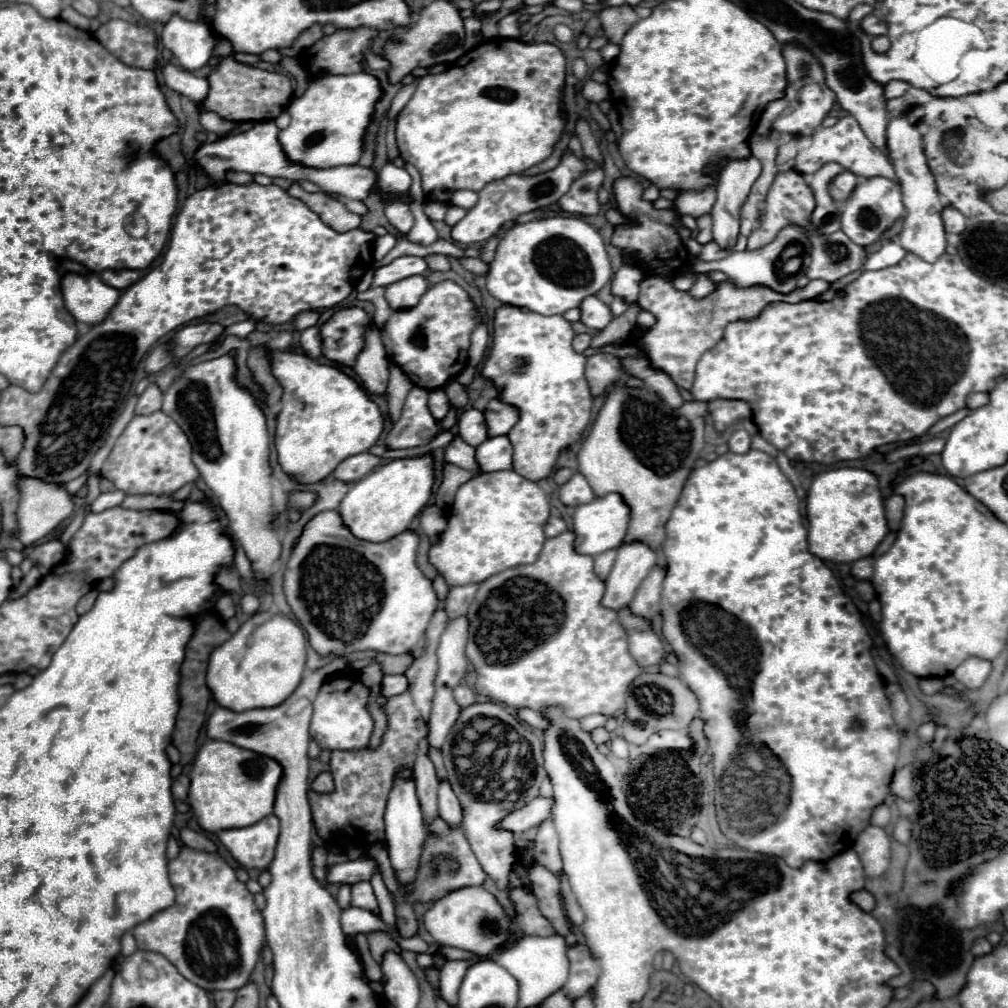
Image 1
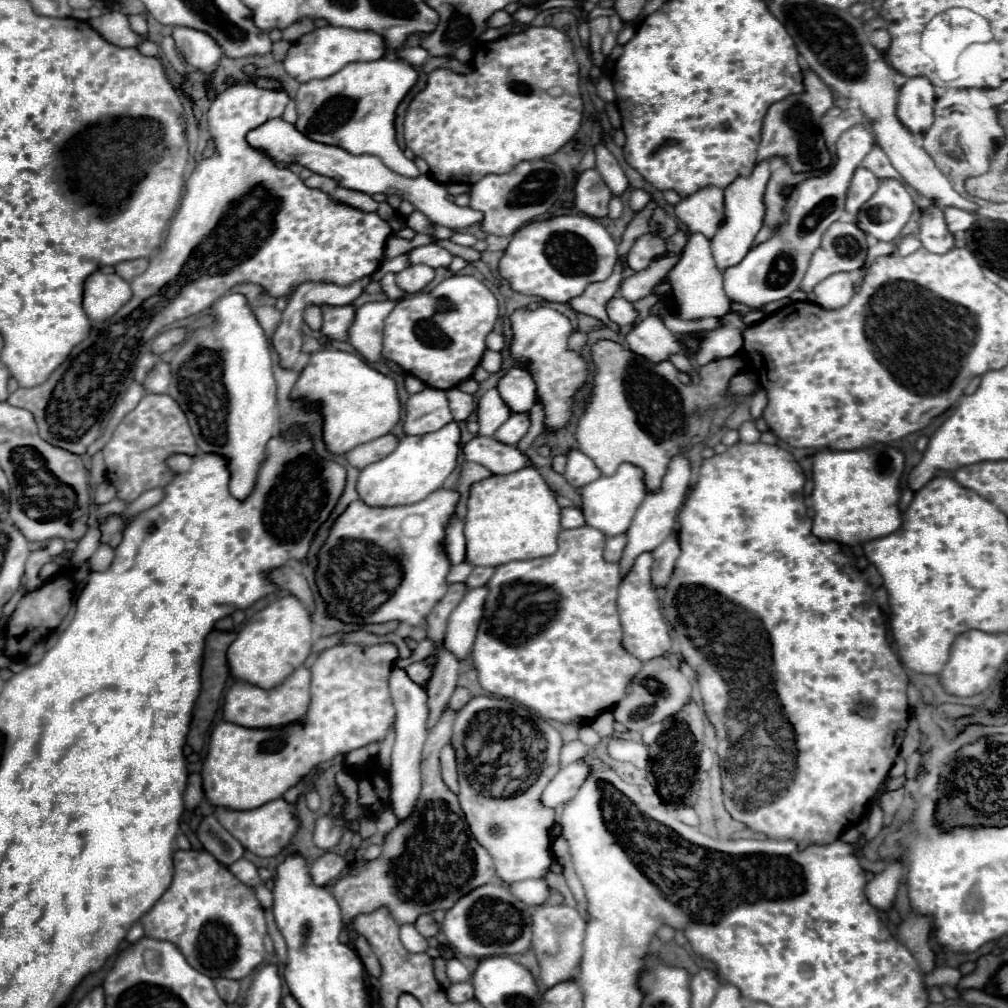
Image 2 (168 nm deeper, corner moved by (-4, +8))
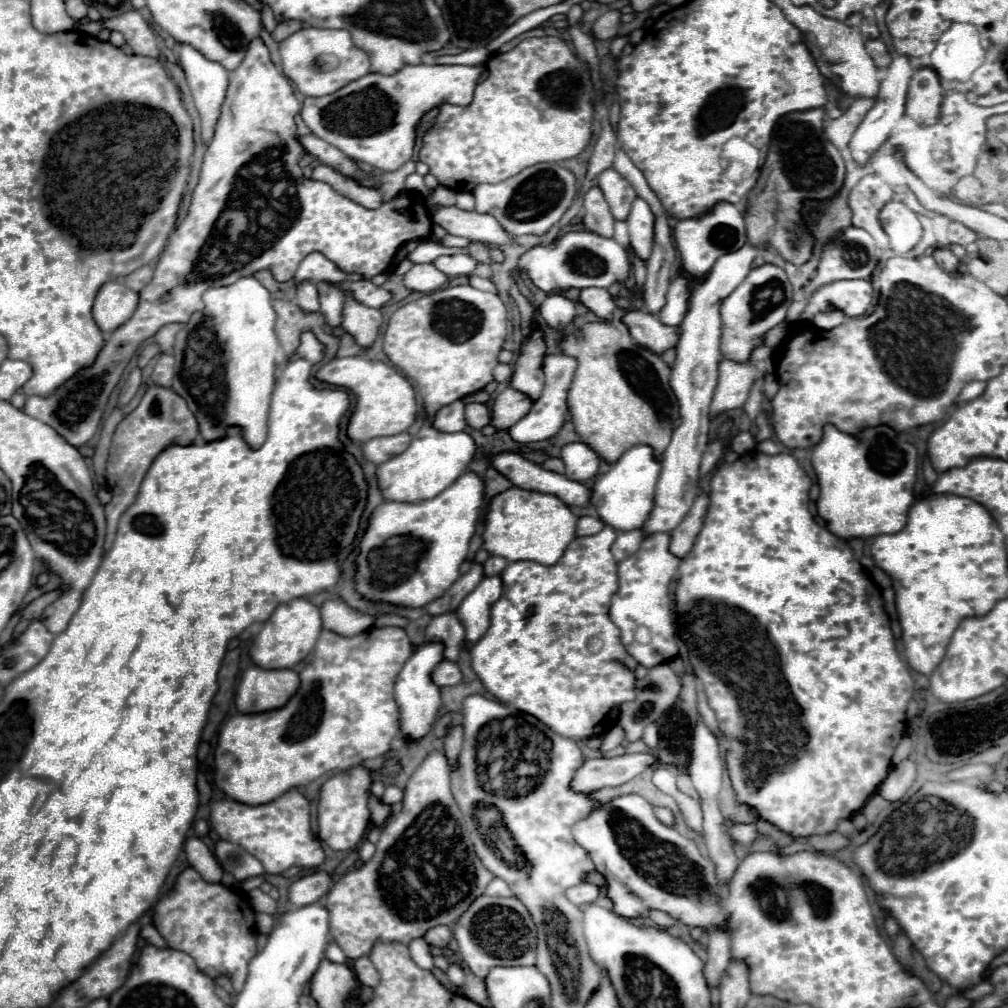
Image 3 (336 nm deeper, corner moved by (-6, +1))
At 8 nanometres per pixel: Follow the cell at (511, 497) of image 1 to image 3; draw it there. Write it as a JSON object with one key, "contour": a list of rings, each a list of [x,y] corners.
{"contour":[[[514,486],[508,494],[498,494],[490,502],[482,536],[484,548],[510,562],[534,560],[538,564],[556,564],[568,544],[576,538],[576,522],[578,516],[558,496],[536,494]]]}

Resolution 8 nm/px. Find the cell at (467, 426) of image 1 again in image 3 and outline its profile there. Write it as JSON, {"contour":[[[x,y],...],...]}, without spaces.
{"contour":[[[516,388],[502,390],[492,406],[492,426],[496,426],[498,430],[508,430],[528,414],[532,404],[534,402]]]}

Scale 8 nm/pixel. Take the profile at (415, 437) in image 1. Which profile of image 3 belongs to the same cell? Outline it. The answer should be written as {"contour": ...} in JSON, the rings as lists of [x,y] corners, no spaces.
{"contour":[[[456,400],[452,406],[444,406],[434,420],[434,426],[444,432],[462,432],[466,428],[466,418],[464,418],[464,402]]]}

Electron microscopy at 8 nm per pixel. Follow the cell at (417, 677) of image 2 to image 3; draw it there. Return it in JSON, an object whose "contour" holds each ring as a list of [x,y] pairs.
{"contour":[[[444,660],[440,662],[440,666],[436,666],[436,670],[432,672],[432,678],[436,678],[438,686],[454,686],[454,684],[460,684],[462,672],[456,662]]]}

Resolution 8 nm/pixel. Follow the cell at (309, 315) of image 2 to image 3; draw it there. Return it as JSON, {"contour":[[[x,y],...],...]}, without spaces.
{"contour":[[[300,282],[298,284],[298,294],[296,294],[296,304],[306,310],[306,312],[314,312],[320,310],[318,304],[318,290],[312,282]]]}

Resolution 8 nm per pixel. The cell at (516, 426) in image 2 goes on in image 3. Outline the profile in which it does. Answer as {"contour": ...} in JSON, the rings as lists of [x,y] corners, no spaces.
{"contour":[[[552,354],[544,360],[544,374],[546,374],[546,384],[544,384],[544,392],[542,396],[534,402],[532,410],[520,420],[516,422],[516,426],[510,428],[510,436],[520,442],[520,444],[528,444],[528,442],[538,442],[538,440],[548,440],[554,434],[560,432],[560,428],[566,422],[568,416],[568,404],[566,404],[566,392],[568,386],[572,382],[572,374],[576,370],[576,360],[568,358],[564,354]]]}

